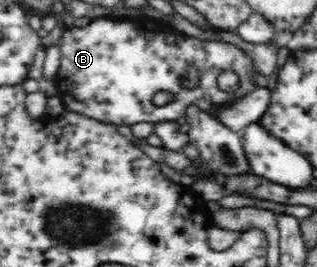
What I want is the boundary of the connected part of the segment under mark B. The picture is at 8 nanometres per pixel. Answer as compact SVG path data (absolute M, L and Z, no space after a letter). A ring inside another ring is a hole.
M145 16L128 19L95 18L84 27L65 27L57 42L60 48L60 67L55 76L57 95L66 110L77 112L103 123L113 125L133 125L139 122L177 120L186 113L188 106L203 97L209 97L213 103L226 106L257 88L252 76L258 73L251 58L241 49L223 41L201 41L173 28L161 28L156 20ZM187 66L195 66L199 72L197 87L187 88L181 82L187 80ZM223 70L233 70L239 76L239 87L233 92L225 92L217 85L217 76ZM157 92L171 92L174 100L162 106L153 103Z

